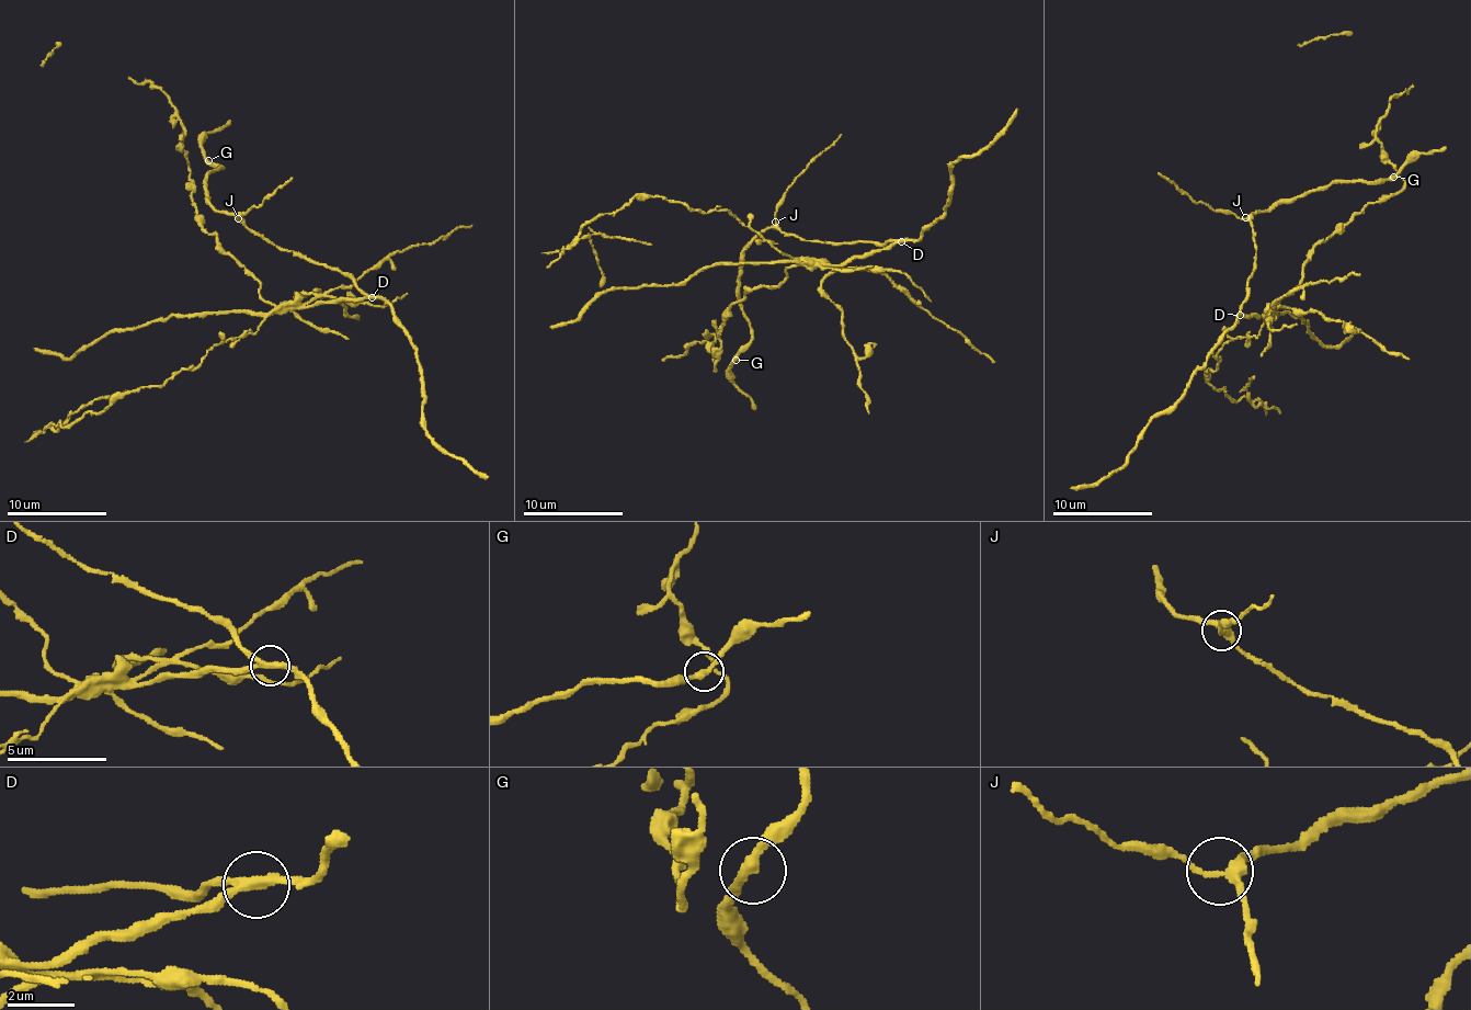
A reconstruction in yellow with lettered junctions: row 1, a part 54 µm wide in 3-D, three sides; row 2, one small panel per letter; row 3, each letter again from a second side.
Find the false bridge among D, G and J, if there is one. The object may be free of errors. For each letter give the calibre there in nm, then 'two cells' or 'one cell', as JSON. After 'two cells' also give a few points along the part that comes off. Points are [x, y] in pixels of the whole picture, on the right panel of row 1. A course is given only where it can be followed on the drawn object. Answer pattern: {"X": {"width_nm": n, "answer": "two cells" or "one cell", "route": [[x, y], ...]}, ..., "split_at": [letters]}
{"D": {"width_nm": 240, "answer": "two cells"}, "G": {"width_nm": 280, "answer": "one cell"}, "J": {"width_nm": 260, "answer": "one cell"}, "split_at": ["D"]}

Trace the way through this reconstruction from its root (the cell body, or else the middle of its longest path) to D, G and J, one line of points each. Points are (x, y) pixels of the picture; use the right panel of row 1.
D: (1275, 308), (1267, 320), (1262, 316), (1249, 319), (1240, 316)
G: (1275, 308), (1267, 320), (1249, 316), (1241, 309), (1256, 256), (1253, 214), (1333, 184), (1393, 177)
J: (1275, 308), (1267, 320), (1262, 316), (1249, 316), (1241, 309), (1254, 272), (1257, 247), (1252, 226), (1245, 217)

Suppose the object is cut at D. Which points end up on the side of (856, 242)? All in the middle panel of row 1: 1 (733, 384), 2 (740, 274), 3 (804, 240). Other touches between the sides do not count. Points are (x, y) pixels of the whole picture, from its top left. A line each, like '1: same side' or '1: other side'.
1: same side
2: same side
3: same side

